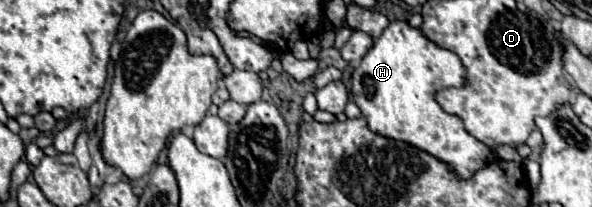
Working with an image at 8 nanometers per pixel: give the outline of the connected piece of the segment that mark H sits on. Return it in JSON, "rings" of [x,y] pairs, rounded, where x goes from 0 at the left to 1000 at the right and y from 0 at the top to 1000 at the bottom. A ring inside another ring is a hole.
{"rings":[[[669,97],[632,193],[632,222],[598,338],[595,464],[628,638],[703,705],[757,792],[770,860],[791,870],[831,783],[834,744],[784,628],[777,570],[750,551],[733,483],[733,444],[753,415],[780,415],[784,367],[784,319],[767,251],[740,232],[709,145]]]}

